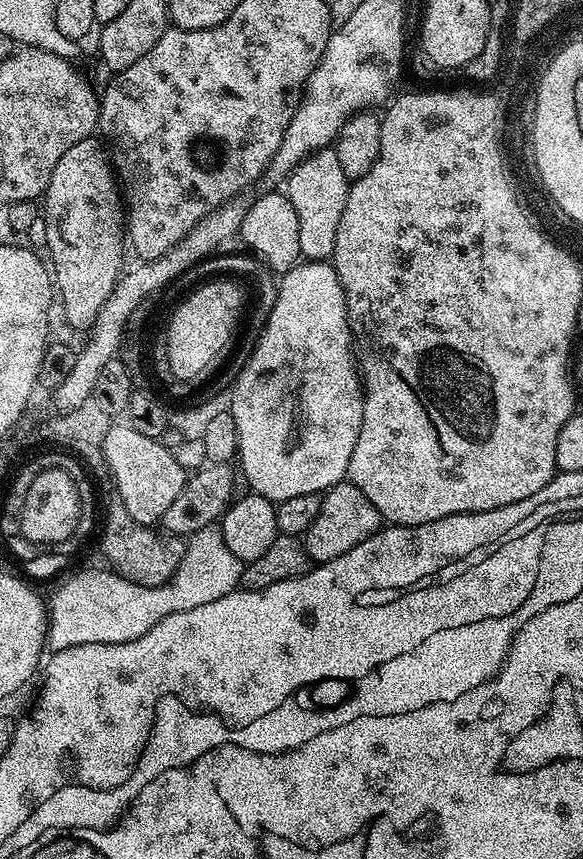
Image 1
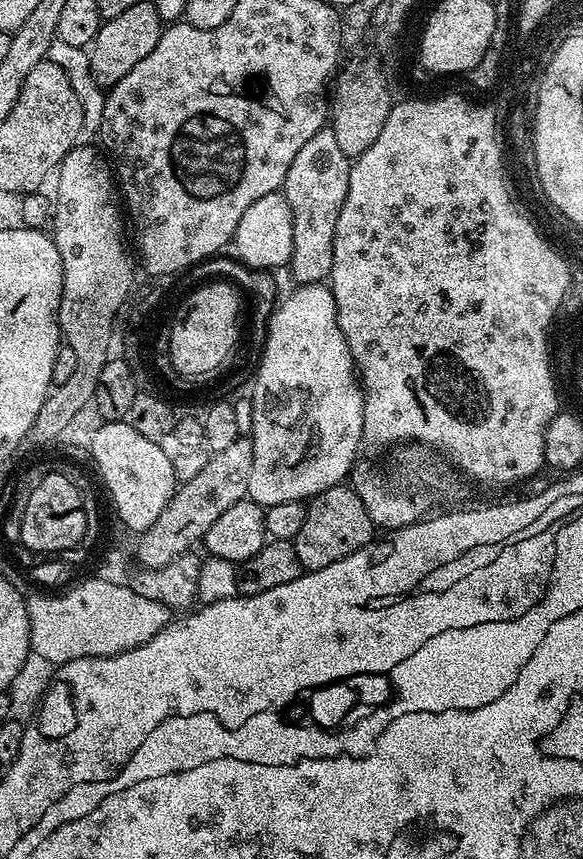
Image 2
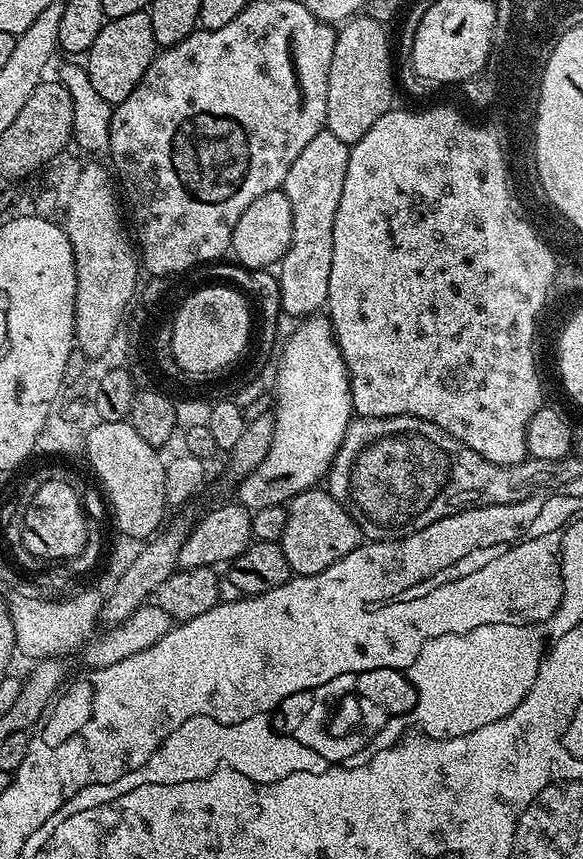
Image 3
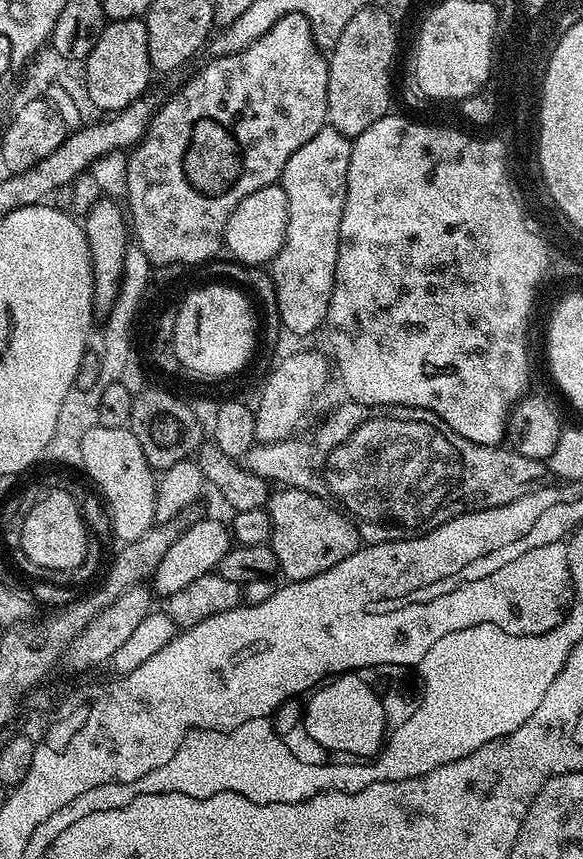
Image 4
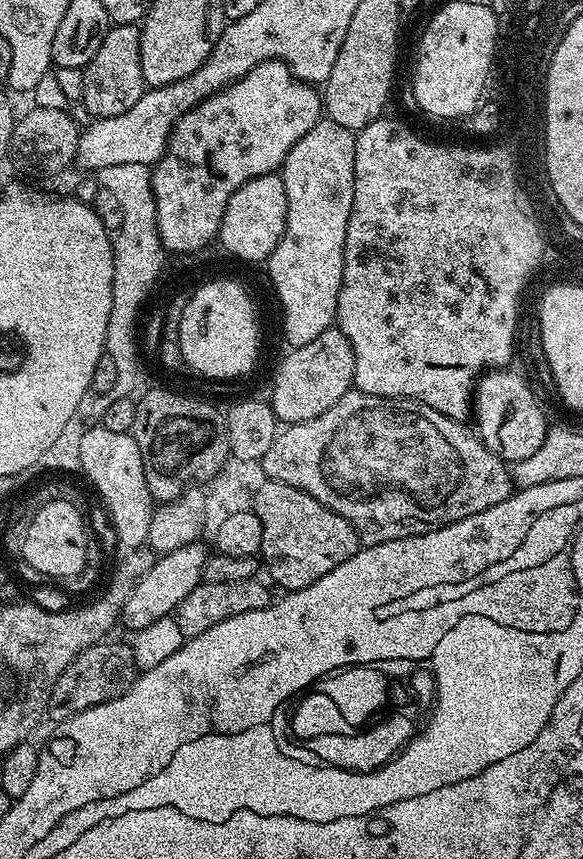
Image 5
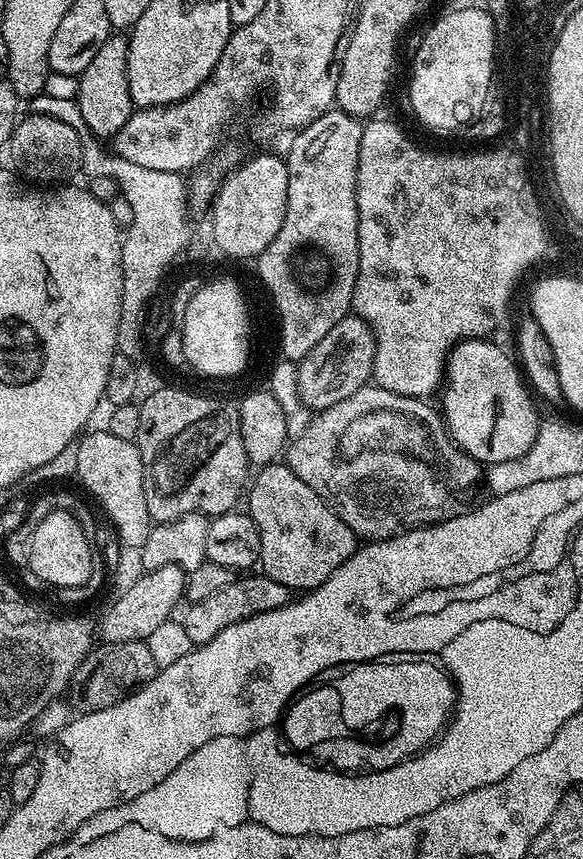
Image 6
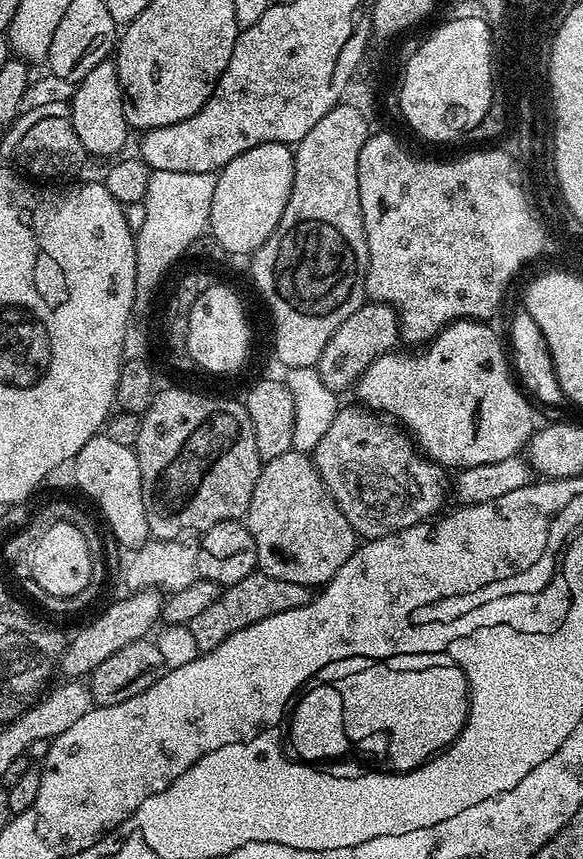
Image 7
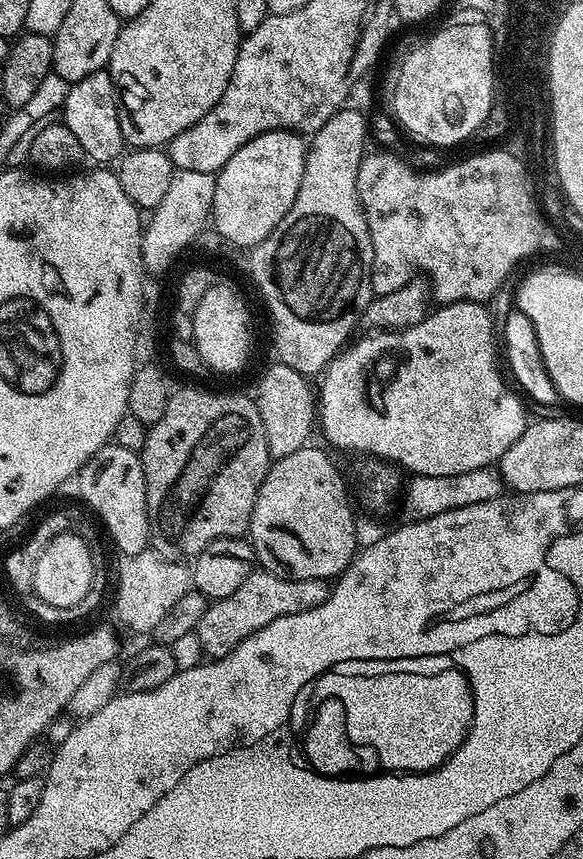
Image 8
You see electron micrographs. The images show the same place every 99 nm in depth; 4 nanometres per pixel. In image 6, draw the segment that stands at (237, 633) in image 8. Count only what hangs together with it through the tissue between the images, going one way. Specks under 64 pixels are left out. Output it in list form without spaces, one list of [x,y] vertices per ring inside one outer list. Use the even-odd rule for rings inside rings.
[[[256,574],[241,575],[230,582],[230,586],[202,598],[202,602],[194,602],[185,607],[182,623],[193,646],[210,642],[210,638],[218,638],[218,634],[226,630],[226,626],[234,626],[251,616],[278,610],[283,604],[289,603],[290,590],[282,586],[282,582],[274,582],[274,578],[263,574],[252,575]]]

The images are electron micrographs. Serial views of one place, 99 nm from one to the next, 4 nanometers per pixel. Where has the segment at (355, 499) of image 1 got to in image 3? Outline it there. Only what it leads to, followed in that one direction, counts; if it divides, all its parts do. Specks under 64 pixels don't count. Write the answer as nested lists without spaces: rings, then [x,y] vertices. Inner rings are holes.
[[[323,487],[308,488],[294,499],[287,501],[286,530],[279,540],[286,562],[290,562],[297,576],[316,576],[326,566],[334,566],[346,554],[359,548],[362,533],[354,518]]]

